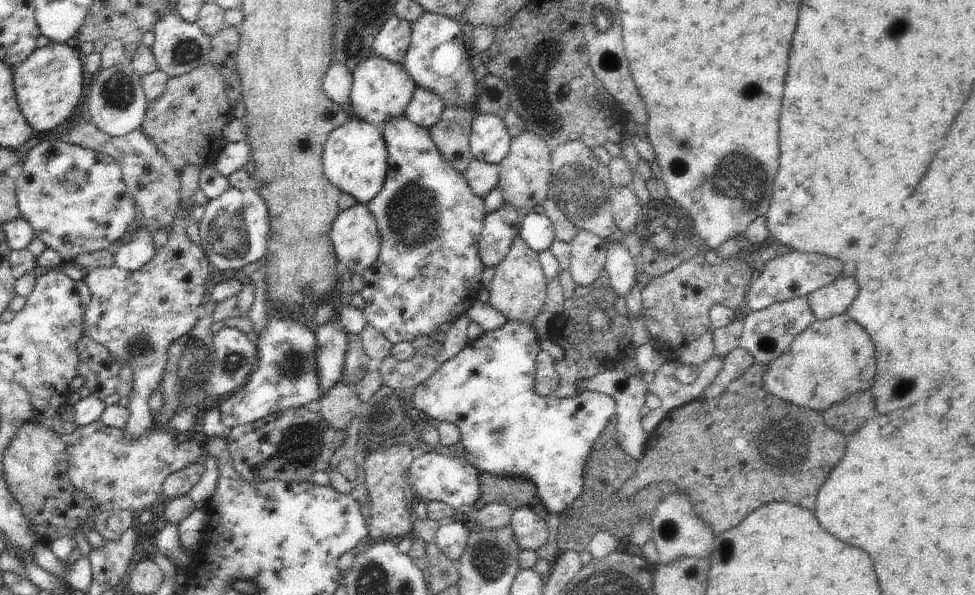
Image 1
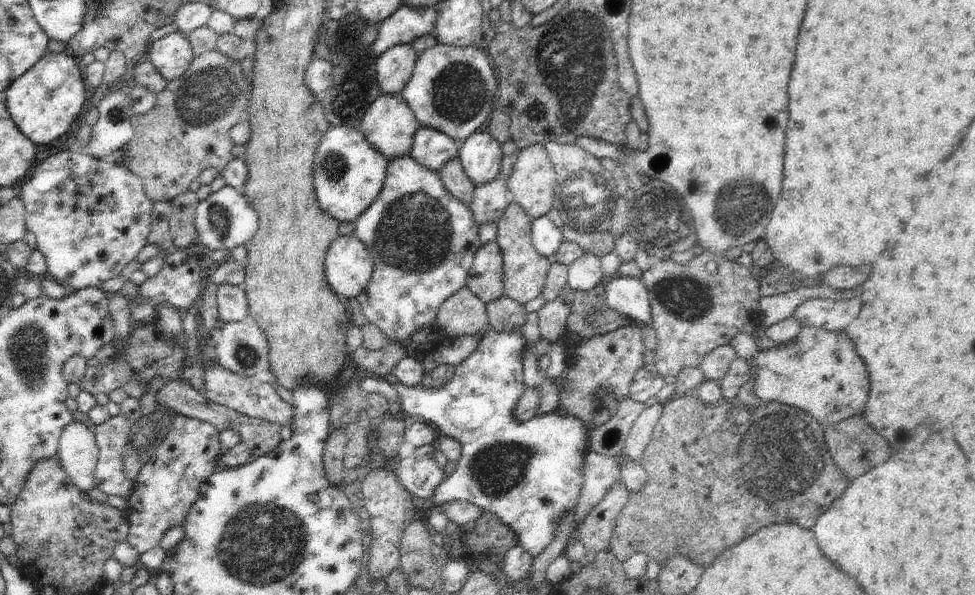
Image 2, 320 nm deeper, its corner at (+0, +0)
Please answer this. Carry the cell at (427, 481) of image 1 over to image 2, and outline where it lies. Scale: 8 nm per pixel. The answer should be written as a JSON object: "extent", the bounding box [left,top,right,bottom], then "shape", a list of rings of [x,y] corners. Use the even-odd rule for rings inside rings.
{"extent":[394,440,446,500],"shape":[[[438,440],[415,448],[407,458],[394,466],[394,474],[400,484],[414,496],[431,500],[436,487],[446,479],[446,475],[436,461]]]}

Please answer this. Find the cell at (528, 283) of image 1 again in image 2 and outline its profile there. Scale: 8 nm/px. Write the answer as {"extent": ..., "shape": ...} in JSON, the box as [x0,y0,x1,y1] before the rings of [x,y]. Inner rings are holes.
{"extent":[495,200,551,304],"shape":[[[510,200],[506,210],[497,220],[498,230],[495,240],[503,254],[503,296],[524,304],[539,296],[544,290],[551,265],[548,257],[542,256],[532,244],[531,224],[532,219],[524,209],[517,202]]]}

